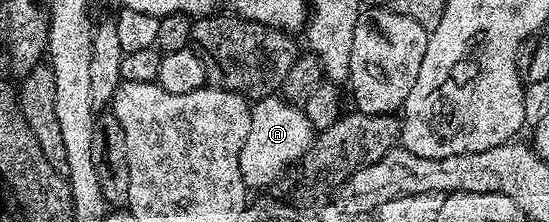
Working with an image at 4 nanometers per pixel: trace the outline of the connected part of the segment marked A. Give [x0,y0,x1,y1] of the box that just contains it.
[240,96,314,190]

